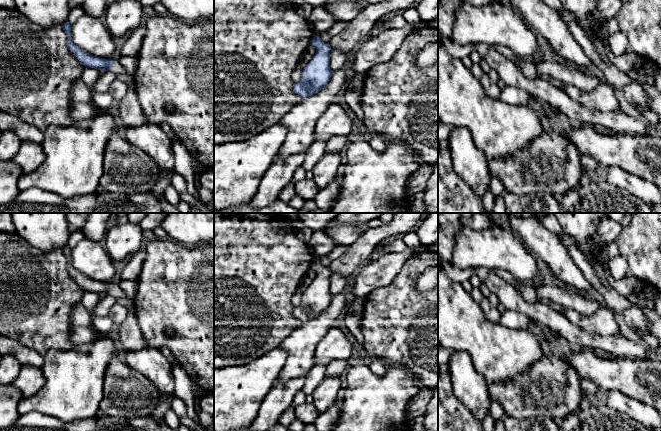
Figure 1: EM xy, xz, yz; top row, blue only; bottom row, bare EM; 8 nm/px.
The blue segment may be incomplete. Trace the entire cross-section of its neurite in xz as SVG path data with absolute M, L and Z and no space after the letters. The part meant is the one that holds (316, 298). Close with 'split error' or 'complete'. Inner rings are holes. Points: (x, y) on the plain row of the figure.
M319 260L313 261L310 269L316 272L311 285L302 294L301 303L294 307L293 316L302 322L309 321L323 313L330 305L330 276L329 267Z; complete

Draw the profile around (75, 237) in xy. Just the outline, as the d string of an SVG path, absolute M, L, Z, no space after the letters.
M82 230L70 232L68 246L72 249L76 247L84 238Z

